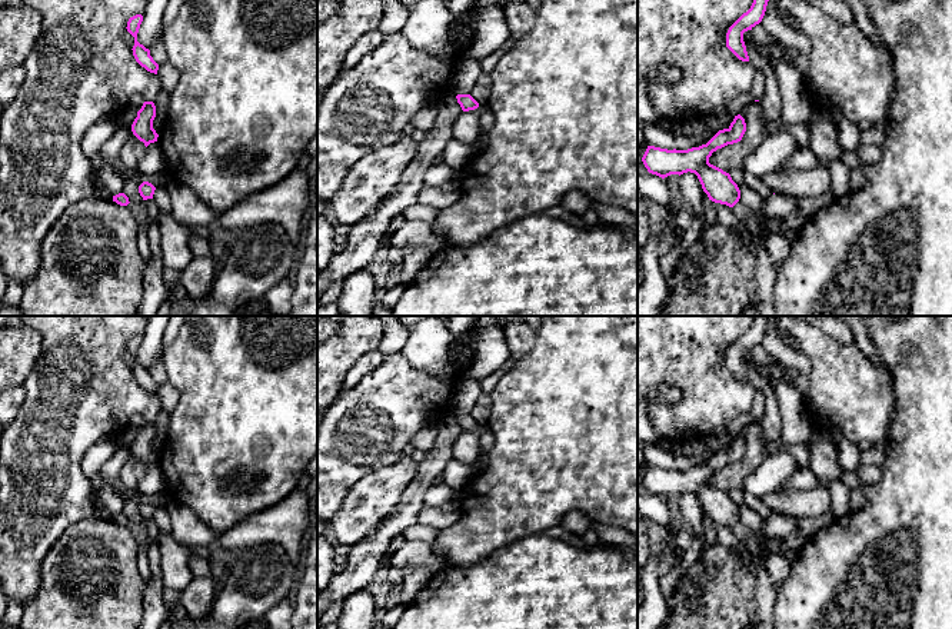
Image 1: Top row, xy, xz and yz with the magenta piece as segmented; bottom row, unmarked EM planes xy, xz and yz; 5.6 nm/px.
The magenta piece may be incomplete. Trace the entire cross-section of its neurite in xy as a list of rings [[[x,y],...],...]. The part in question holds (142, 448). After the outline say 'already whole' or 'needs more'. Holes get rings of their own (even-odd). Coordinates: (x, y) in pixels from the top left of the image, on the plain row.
[[[144,422],[137,432],[137,437],[132,445],[133,455],[144,463],[147,467],[150,463],[157,462],[159,455],[153,449],[153,440],[156,437],[156,426],[153,422]]] | already whole

